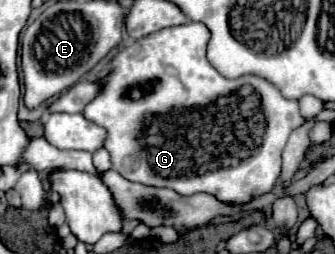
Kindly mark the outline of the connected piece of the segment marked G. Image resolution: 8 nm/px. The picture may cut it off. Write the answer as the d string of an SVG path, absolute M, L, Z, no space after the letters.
M185 23L147 35L123 51L111 63L103 93L87 107L85 117L107 129L105 149L111 153L113 169L135 183L169 187L181 195L209 193L221 203L249 203L273 191L281 173L281 153L293 129L303 123L299 105L285 99L273 83L257 75L239 79L223 77L205 57L209 29L203 23Z

